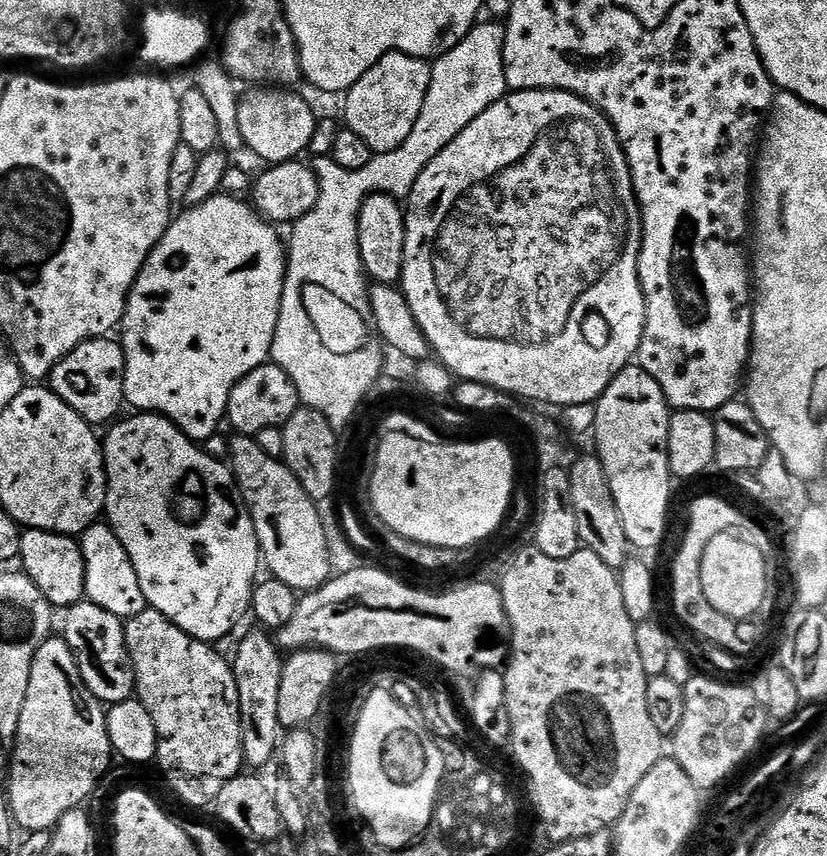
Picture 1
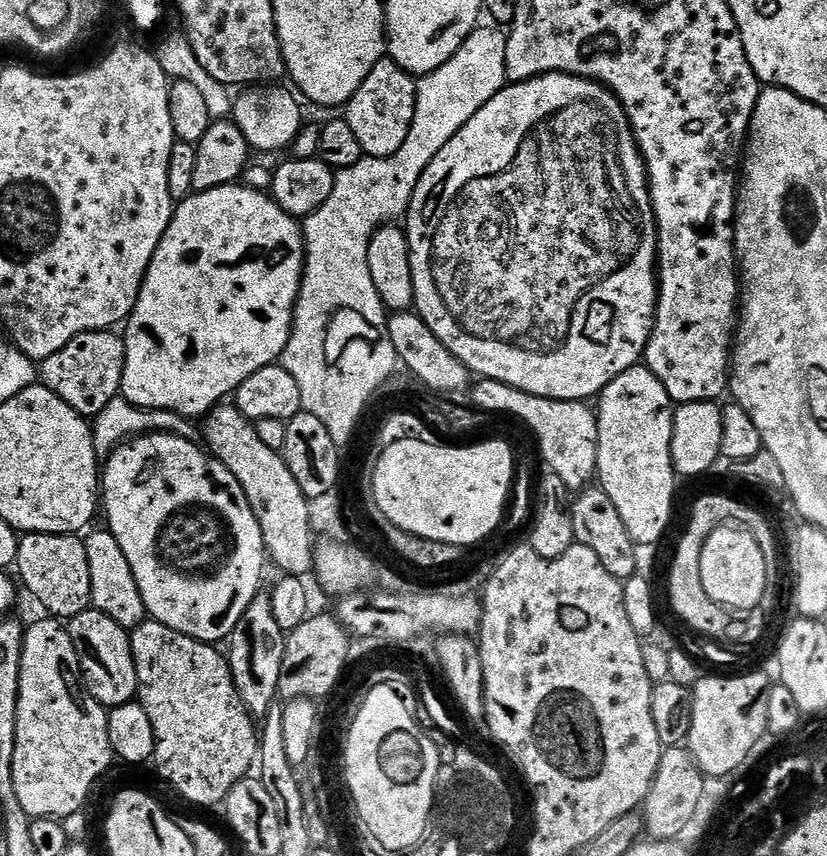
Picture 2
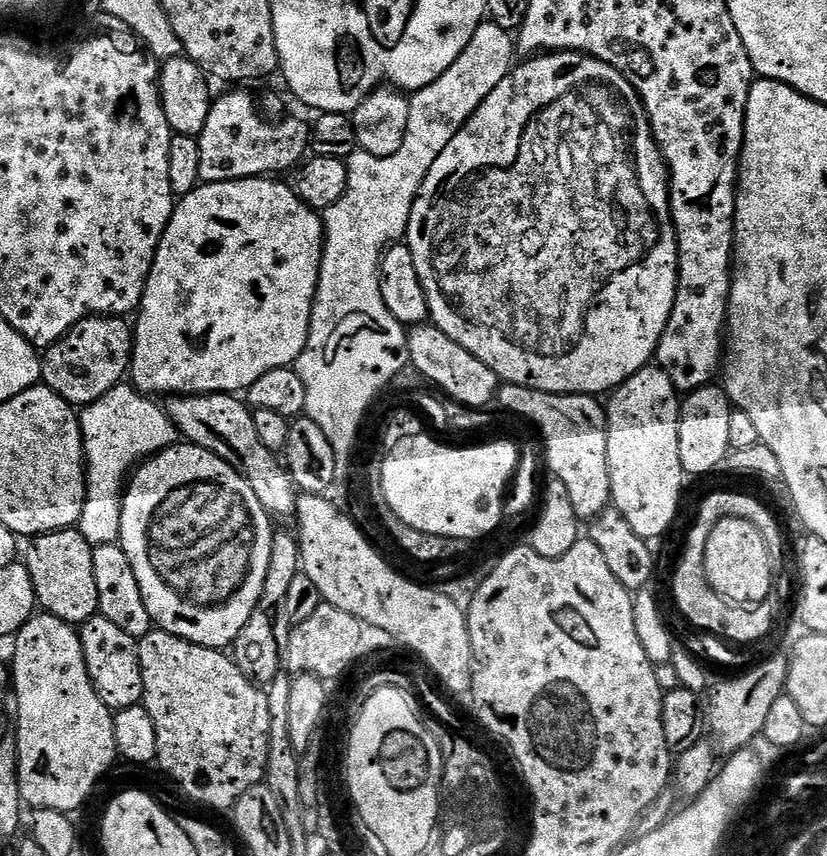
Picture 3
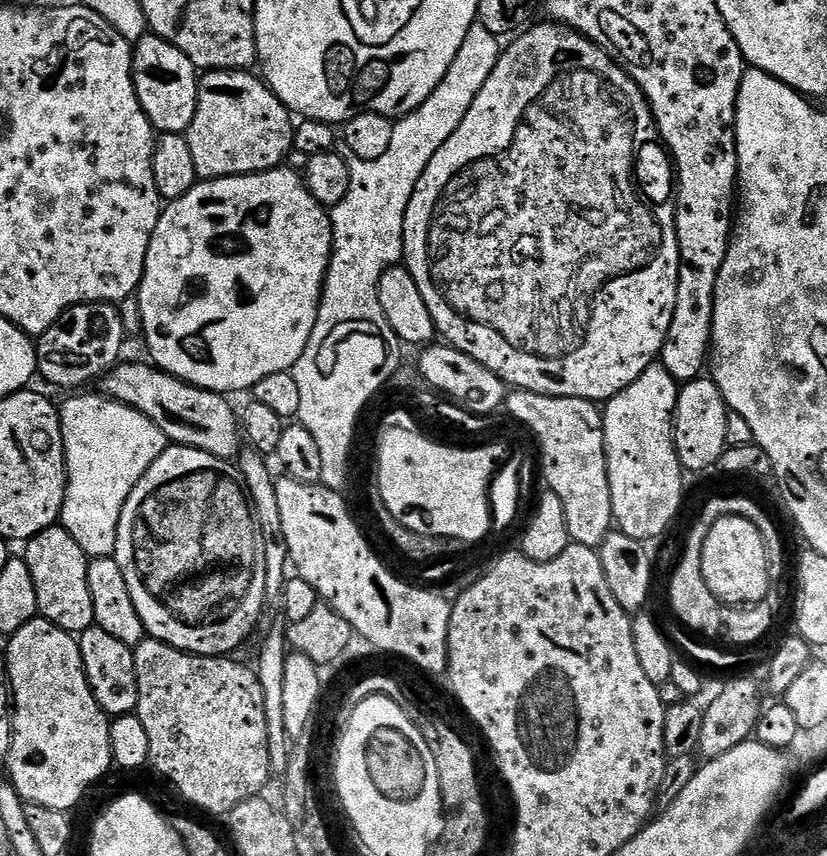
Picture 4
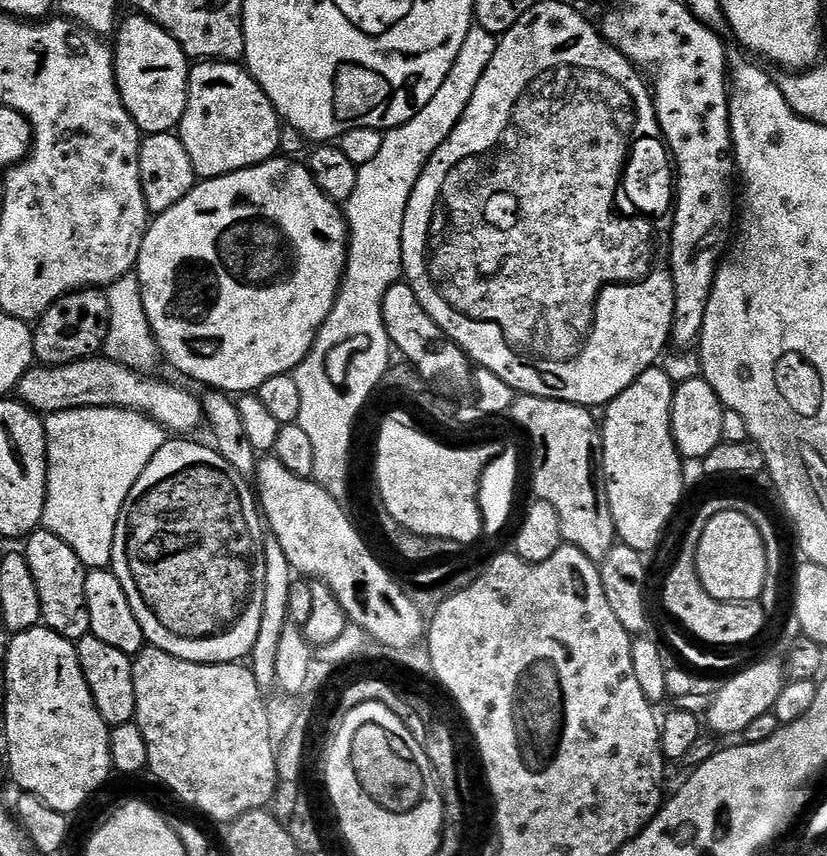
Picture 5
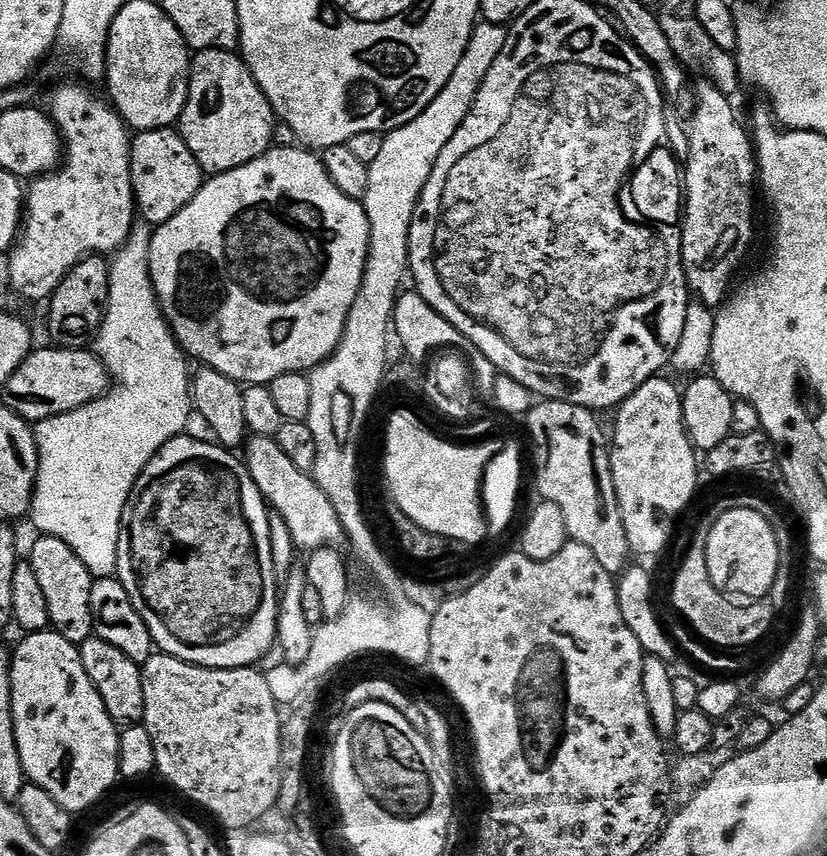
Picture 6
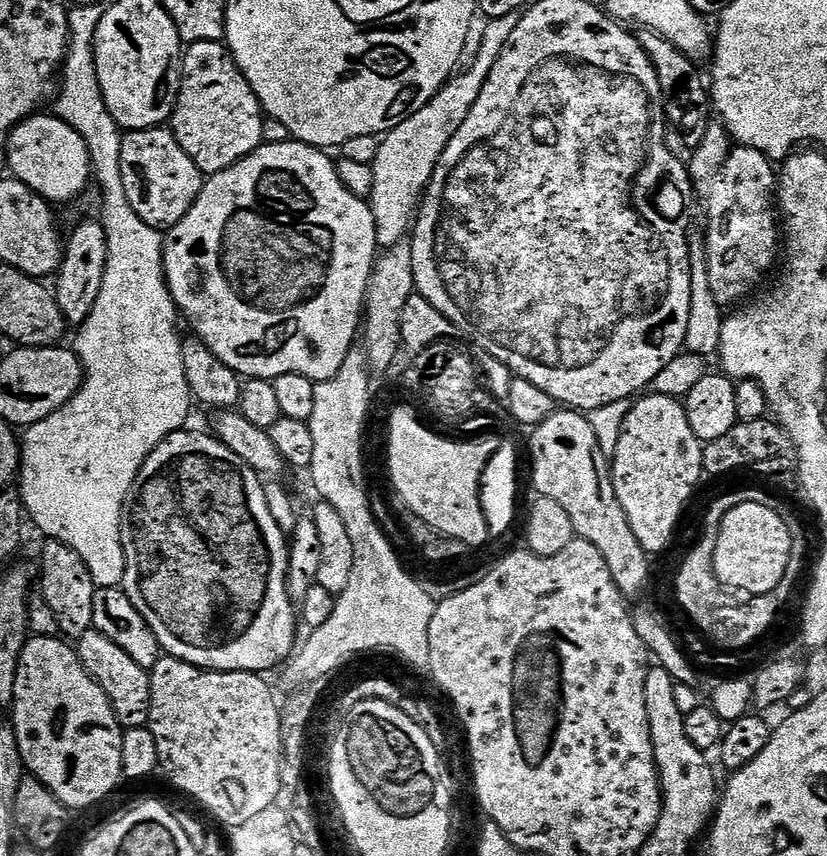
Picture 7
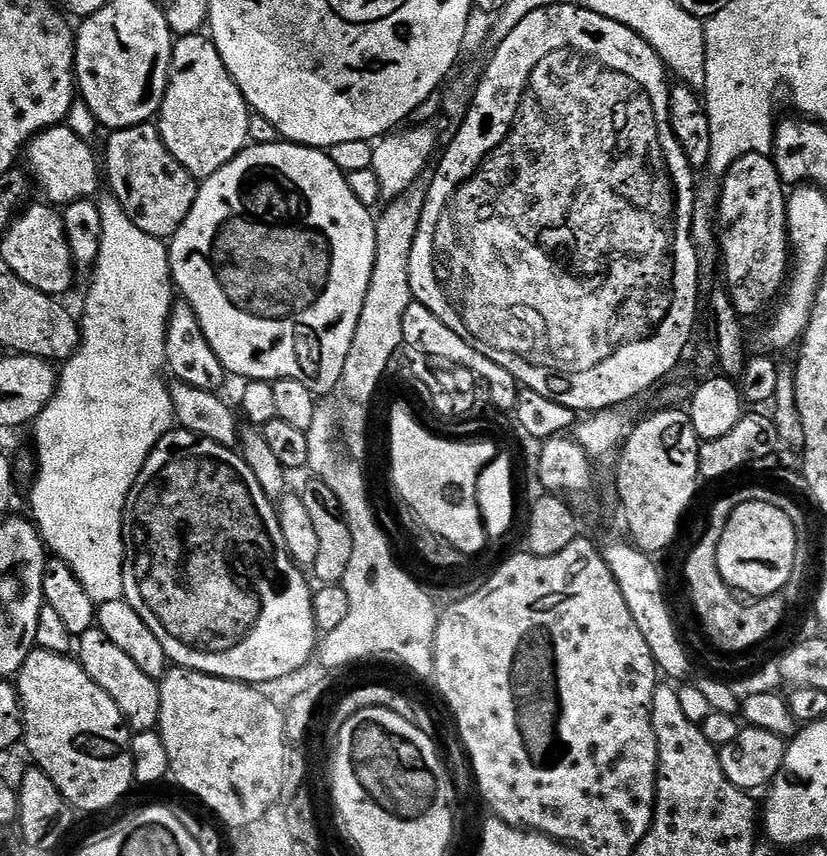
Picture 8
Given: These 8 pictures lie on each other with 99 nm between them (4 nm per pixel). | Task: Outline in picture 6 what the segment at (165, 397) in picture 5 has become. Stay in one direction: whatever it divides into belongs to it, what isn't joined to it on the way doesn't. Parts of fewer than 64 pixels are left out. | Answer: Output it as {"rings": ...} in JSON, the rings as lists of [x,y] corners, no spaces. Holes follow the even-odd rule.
{"rings":[[[37,347],[28,353],[28,357],[10,374],[6,386],[2,389],[3,407],[17,412],[23,420],[39,422],[86,406],[103,396],[110,387],[110,377],[104,363],[95,351],[82,348]]]}

